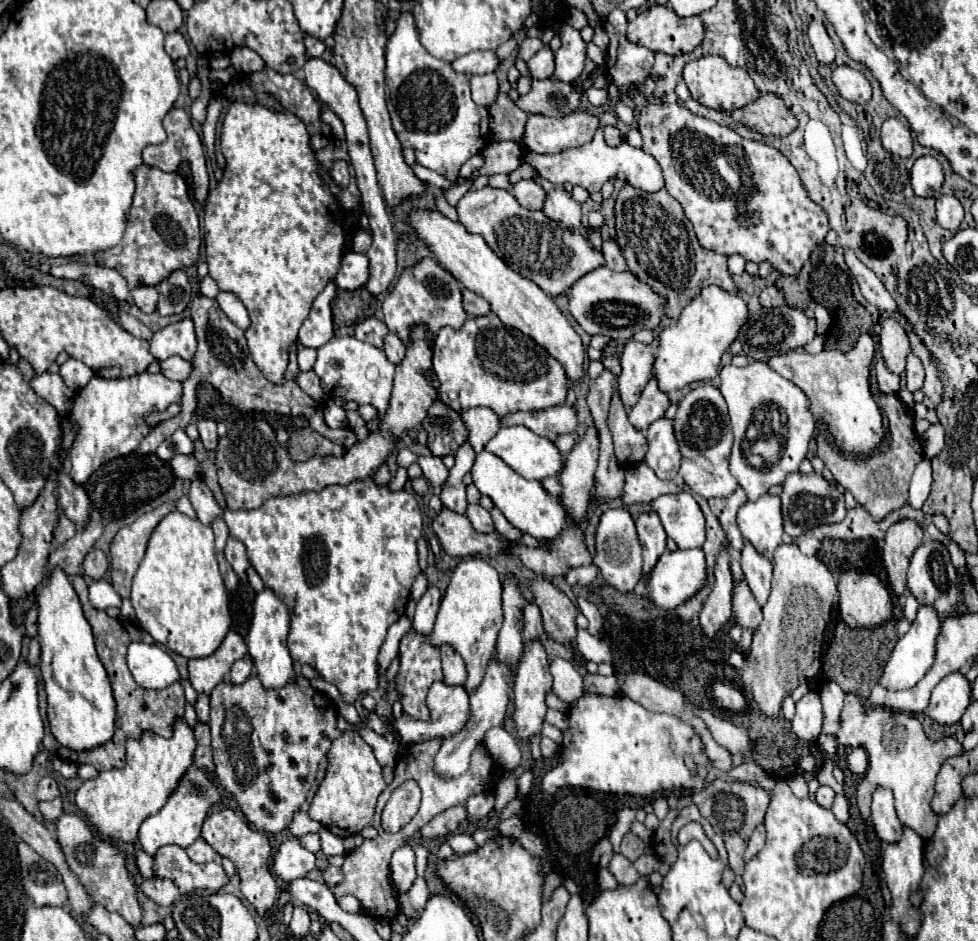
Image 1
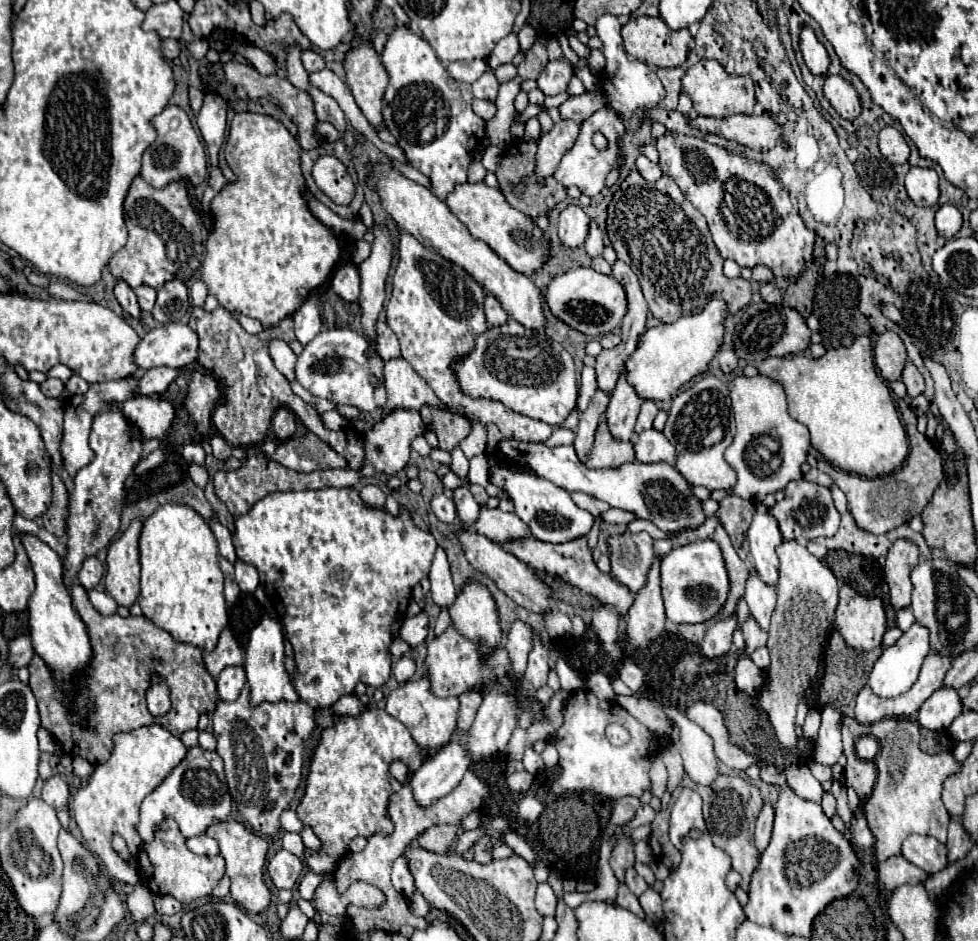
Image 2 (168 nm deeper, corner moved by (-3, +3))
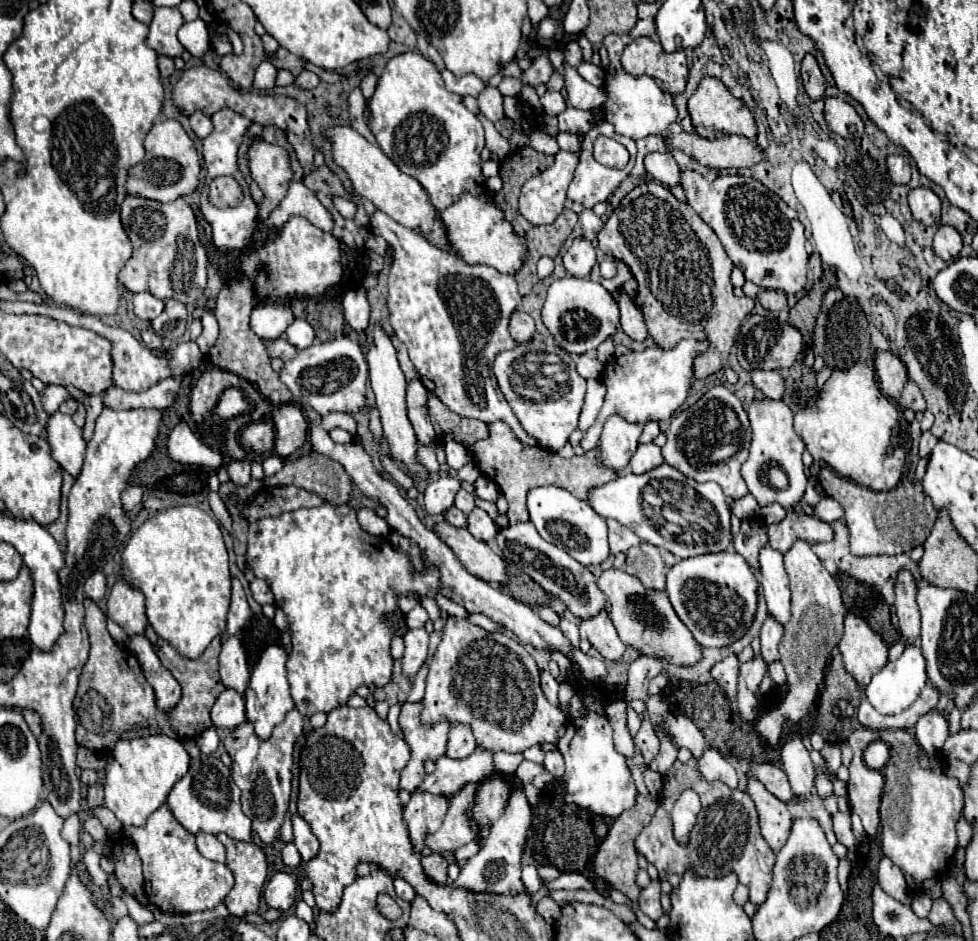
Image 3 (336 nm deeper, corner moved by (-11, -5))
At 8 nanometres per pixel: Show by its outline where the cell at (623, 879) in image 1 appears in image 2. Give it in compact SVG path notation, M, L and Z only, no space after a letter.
M629 868L627 870L627 876L625 876L625 884L629 886L629 890L635 894L635 896L641 896L647 888L649 888L649 884L633 870L633 868Z

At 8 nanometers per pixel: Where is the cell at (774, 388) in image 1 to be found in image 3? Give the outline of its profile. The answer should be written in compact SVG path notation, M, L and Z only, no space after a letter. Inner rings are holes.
M755 398L749 408L749 422L751 422L751 448L749 448L749 458L745 460L745 464L741 466L741 474L743 480L747 482L749 492L755 496L755 500L759 502L759 506L769 506L773 502L779 502L783 508L793 506L795 502L799 502L803 498L805 486L807 486L807 476L803 472L803 462L801 456L805 452L805 442L803 438L799 438L799 434L793 428L793 408L789 404L785 404L783 400L771 400L771 398ZM771 460L779 462L779 466L785 470L787 478L789 478L789 486L785 490L777 490L773 486L765 486L759 480L759 472L763 464L769 464Z

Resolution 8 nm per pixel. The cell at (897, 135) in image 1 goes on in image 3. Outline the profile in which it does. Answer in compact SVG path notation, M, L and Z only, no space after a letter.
M891 154L887 158L887 168L889 168L889 174L891 178L897 182L897 184L907 184L909 178L911 178L911 166L909 166L909 160L901 154Z

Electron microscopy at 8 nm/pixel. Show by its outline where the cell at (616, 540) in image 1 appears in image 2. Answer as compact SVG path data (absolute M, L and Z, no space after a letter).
M647 532L619 534L617 538L609 538L609 548L611 548L611 574L613 574L613 578L623 582L633 594L637 594L647 584L647 572L655 560L653 538Z

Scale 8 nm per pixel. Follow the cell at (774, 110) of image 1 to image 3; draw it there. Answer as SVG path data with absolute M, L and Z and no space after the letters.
M681 132L667 138L667 144L681 148L683 152L695 156L703 166L717 170L723 168L751 168L765 158L765 150L757 140L743 136L723 136L723 138L699 138L695 132Z

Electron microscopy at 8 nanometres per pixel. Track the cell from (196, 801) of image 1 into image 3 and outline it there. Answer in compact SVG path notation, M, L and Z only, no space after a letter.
M201 756L189 766L189 772L171 788L167 796L167 806L179 824L197 834L219 834L225 832L233 840L251 840L251 820L241 812L239 804L239 788L231 778L231 770L213 756Z

